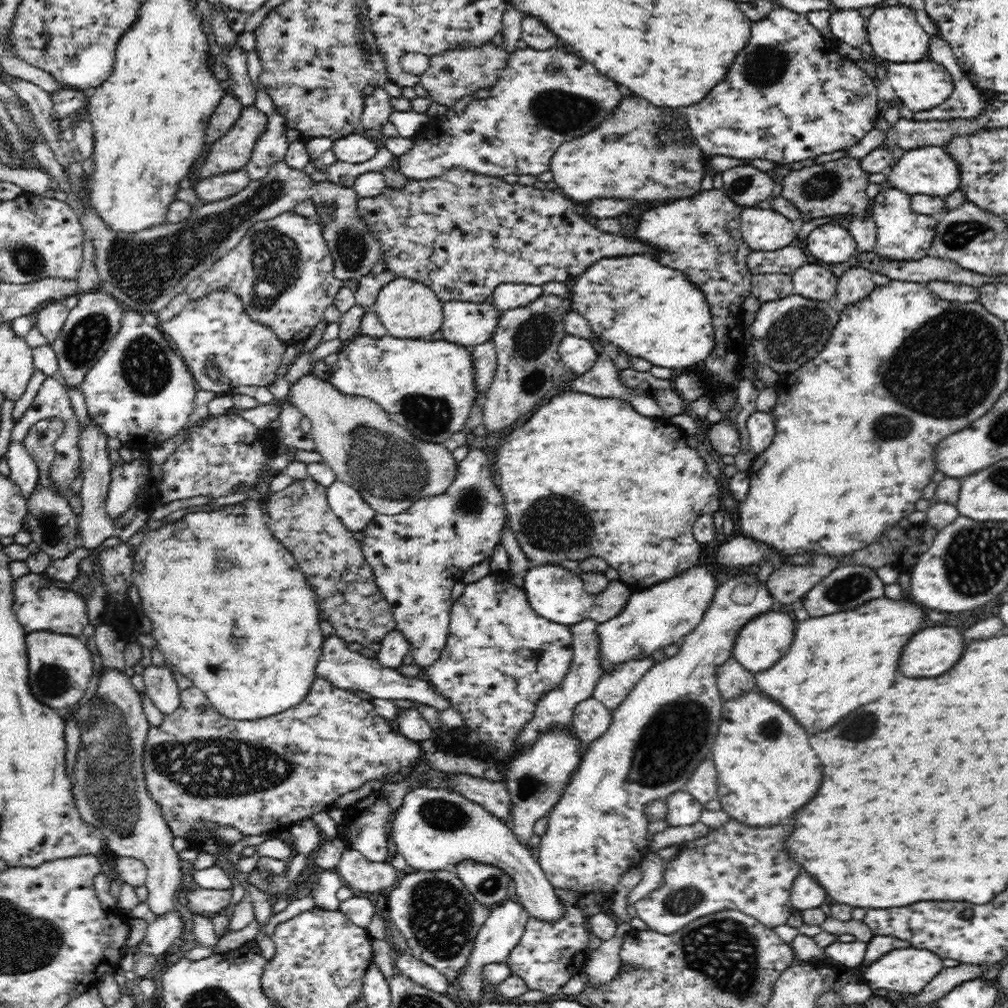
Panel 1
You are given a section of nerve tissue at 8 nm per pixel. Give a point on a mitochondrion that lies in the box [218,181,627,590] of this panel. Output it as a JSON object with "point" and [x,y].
{"point":[384,466]}

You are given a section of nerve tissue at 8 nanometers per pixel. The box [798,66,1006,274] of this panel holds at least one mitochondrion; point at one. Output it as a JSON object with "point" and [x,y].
{"point":[959,235]}

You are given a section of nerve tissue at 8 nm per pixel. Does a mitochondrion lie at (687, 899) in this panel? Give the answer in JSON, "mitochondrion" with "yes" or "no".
{"mitochondrion":"yes"}

